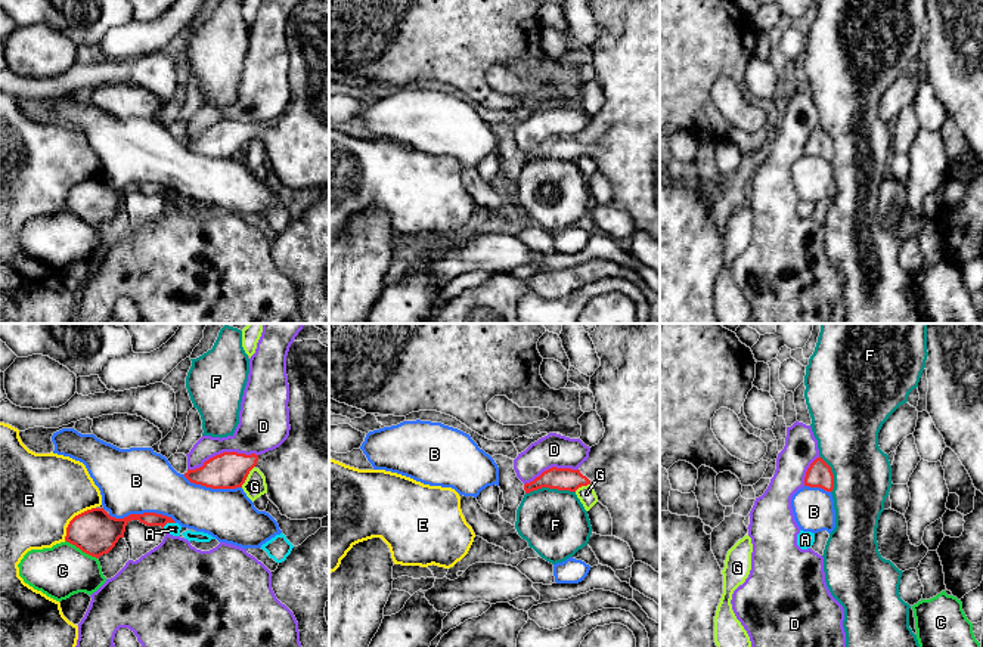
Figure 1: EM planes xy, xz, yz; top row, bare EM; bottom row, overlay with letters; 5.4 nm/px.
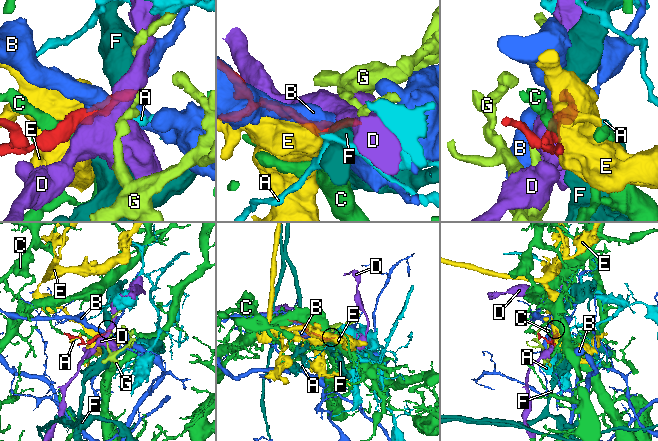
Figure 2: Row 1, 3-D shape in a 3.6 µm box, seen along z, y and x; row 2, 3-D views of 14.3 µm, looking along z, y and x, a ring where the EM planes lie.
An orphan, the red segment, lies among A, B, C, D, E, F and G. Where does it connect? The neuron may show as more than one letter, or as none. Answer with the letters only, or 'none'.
none

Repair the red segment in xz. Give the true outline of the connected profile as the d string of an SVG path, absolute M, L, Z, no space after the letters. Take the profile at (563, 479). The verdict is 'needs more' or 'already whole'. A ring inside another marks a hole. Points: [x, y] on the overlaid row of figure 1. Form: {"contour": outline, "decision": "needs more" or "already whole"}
{"contour": "M598 324L589 334L601 366L590 377L596 412L604 422L604 437L590 448L589 458L577 468L552 467L524 485L525 493L549 487L576 492L590 485L598 501L613 518L613 536L629 544L635 561L642 561L660 573L660 324Z", "decision": "needs more"}

